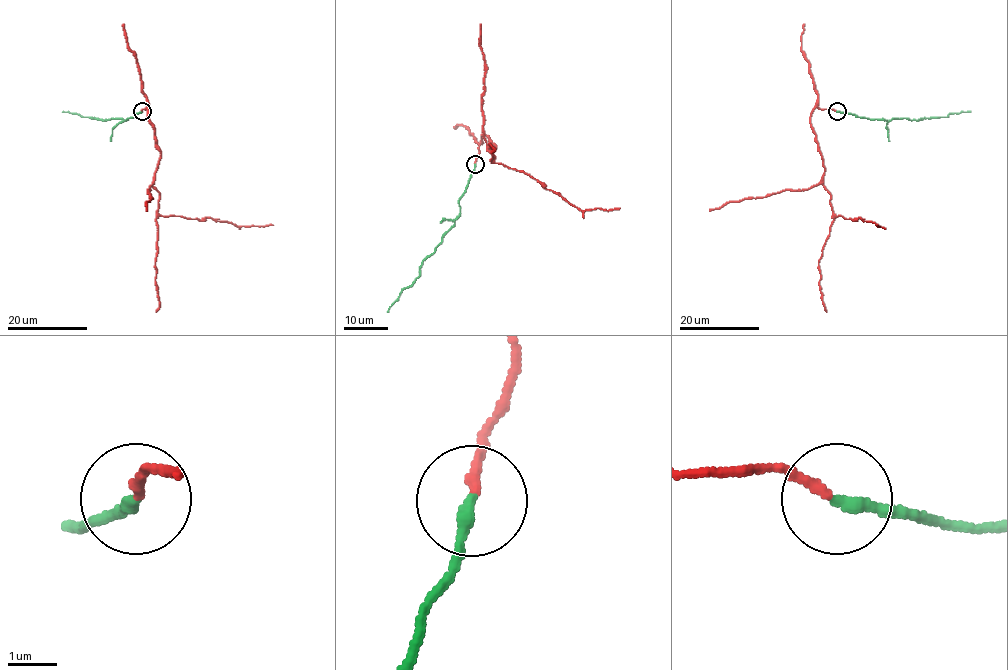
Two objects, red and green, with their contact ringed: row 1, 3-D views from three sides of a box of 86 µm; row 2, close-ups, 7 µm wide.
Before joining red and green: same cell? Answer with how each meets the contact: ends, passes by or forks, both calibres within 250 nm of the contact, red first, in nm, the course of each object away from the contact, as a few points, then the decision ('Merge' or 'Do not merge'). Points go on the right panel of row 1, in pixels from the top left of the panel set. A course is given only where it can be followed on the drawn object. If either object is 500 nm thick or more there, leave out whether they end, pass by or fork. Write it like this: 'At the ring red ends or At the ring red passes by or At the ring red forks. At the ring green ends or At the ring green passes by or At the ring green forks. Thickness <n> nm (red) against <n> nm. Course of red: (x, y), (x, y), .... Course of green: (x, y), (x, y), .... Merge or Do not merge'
At the ring red ends. At the ring green ends. Thickness 190 nm (red) against 260 nm. Course of red: (836, 111), (816, 107), (810, 117), (832, 212), (876, 225). Course of green: (836, 111), (887, 121), (970, 112). Merge

